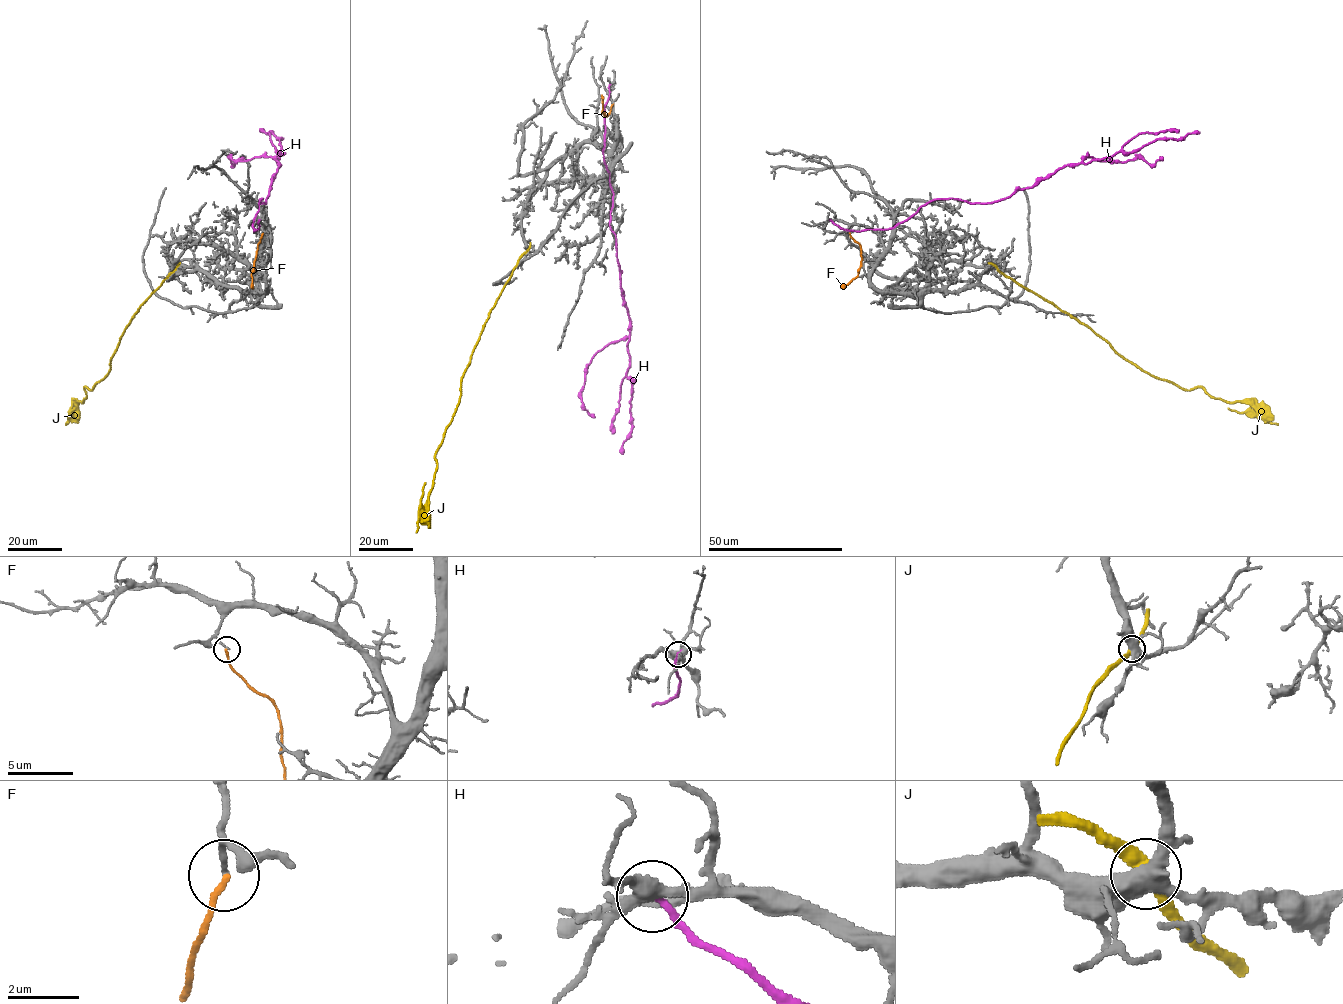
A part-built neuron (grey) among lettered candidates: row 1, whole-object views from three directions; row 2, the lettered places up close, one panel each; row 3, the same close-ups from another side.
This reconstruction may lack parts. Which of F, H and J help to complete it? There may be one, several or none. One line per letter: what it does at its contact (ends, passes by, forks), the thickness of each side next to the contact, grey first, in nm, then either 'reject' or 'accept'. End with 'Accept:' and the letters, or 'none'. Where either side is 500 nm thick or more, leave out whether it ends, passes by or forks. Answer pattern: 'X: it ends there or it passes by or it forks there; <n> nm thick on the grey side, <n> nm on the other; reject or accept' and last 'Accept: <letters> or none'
F: it ends there; 150 nm thick on the grey side, 170 nm on the other; reject
H: it ends there; 320 nm thick on the grey side, 200 nm on the other; reject
J: it passes by; 440 nm thick on the grey side, 320 nm on the other; reject
Accept: none

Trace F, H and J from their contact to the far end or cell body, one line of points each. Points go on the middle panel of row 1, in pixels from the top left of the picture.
F: (613, 104), (605, 115), (601, 95)
H: (609, 85), (603, 152), (613, 193), (609, 225), (629, 322), (626, 375), (632, 387), (632, 430), (623, 453)
J: (527, 251), (491, 310), (471, 354), (462, 379), (460, 402), (436, 452), (428, 511), (417, 523), (416, 532)

